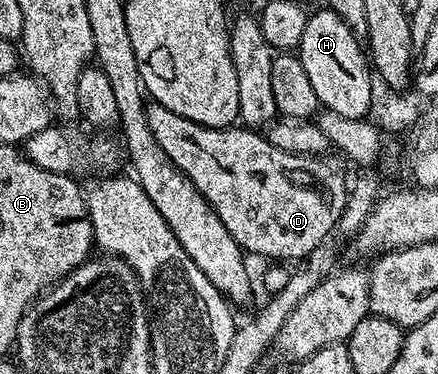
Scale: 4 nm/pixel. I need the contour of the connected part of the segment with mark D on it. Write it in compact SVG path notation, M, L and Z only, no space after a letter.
M154 101L146 104L147 121L157 145L169 153L169 161L189 177L209 201L213 213L221 217L221 225L233 233L233 241L242 247L248 256L264 255L267 261L287 261L283 259L306 260L313 249L328 242L329 233L336 230L336 223L342 215L348 194L347 179L339 171L337 164L327 157L297 155L275 148L262 134L242 125L230 127L206 127L197 121L189 121L173 109Z

